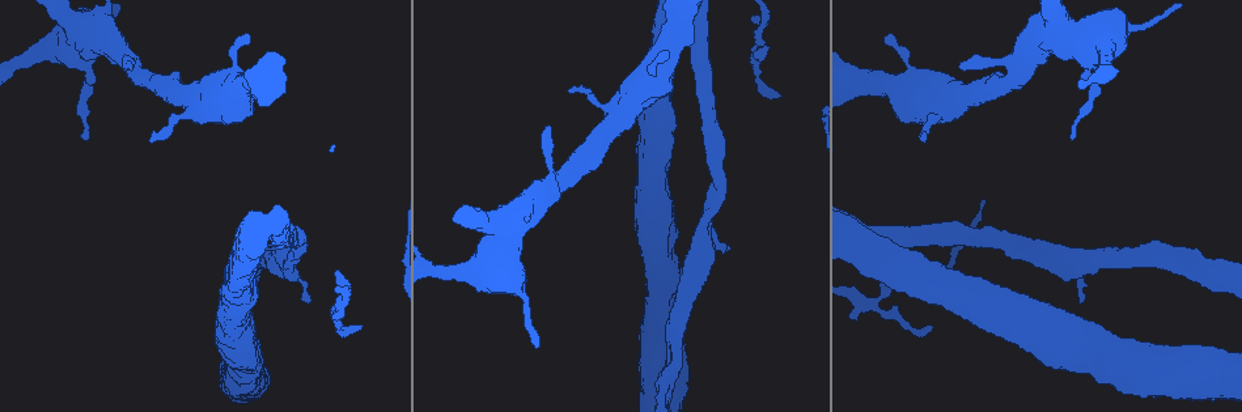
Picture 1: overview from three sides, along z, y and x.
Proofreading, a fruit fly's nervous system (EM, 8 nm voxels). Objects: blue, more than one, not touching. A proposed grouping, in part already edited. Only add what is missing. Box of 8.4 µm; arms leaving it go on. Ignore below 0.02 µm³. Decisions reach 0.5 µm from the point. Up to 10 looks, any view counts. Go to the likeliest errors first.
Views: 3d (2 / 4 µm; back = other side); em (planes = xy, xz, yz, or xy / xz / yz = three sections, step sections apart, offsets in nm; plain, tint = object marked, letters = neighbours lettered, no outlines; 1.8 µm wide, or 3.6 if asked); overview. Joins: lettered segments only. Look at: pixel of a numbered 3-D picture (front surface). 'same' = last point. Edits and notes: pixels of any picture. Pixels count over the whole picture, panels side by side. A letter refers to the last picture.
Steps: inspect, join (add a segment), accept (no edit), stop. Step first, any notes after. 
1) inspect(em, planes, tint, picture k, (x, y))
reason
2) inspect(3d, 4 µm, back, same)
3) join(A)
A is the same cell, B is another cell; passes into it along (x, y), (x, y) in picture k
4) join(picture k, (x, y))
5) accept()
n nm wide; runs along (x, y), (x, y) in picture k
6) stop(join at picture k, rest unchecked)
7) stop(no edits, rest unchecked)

inspect(em, planes, letters, picture 1, (757, 53))
an open end

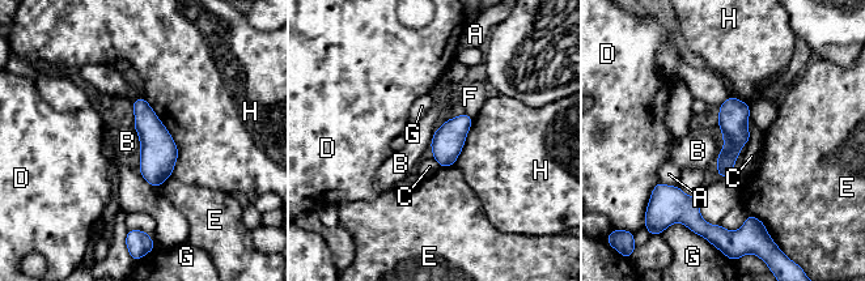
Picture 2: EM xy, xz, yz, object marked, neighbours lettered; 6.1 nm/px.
accept()
180 nm wide; A, B, C, D, E, F, G and H are other cells; border along (134, 128), (139, 137), (139, 150) in picture 2; no lettered segment goes on from it

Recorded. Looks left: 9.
inspect(em, yz, step 8, tint, picture 1, (959, 63))
an open end

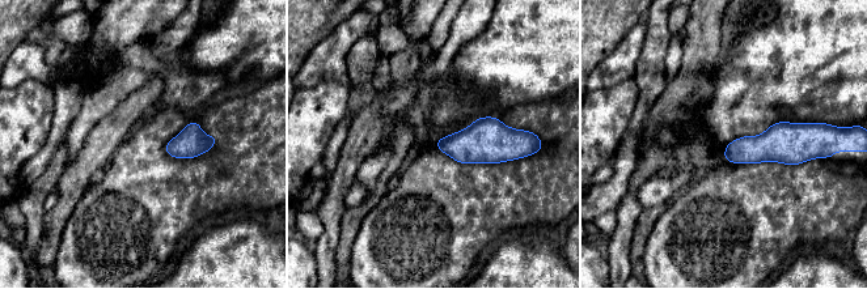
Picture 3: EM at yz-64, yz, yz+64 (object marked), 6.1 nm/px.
inspect(em, planes, letters, same)

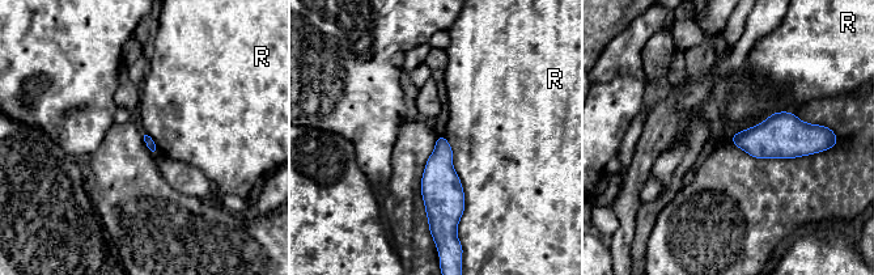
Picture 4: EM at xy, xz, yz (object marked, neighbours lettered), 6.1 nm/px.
accept()
R is another cell; none of them fits

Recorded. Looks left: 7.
inspect(em, 3.6 µm, yz, step 8, letters, picture 1, (1073, 137))
thin end

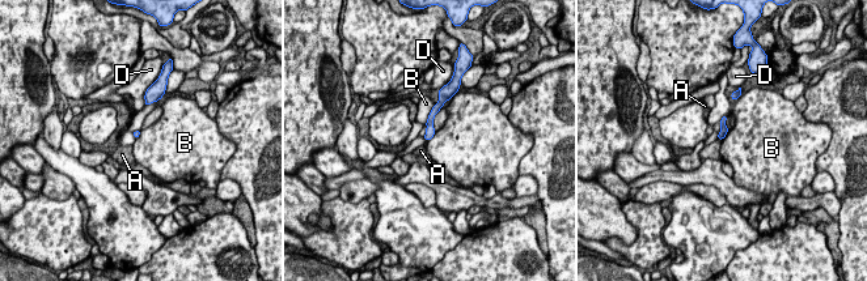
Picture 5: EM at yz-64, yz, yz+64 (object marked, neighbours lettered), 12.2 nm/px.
accept()
90 nm wide; A, B and D are other cells; border along (435, 103), (424, 123) in picture 5; no lettered segment goes on from it

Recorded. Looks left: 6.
inspect(em, xz, step 8, letters, picture 1, (1082, 298))
an open end

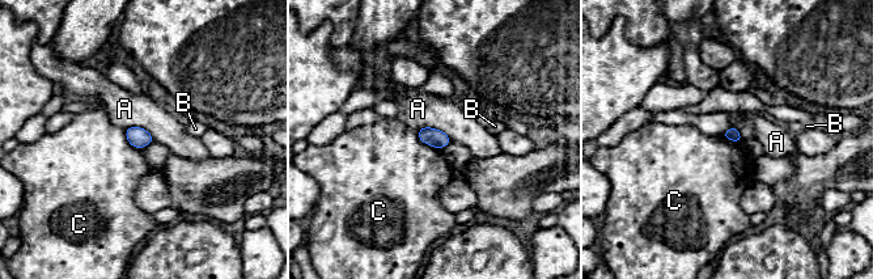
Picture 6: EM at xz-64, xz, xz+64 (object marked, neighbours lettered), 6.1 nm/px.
accept()
A, B and C are other cells; border along (416, 132), (424, 143), (440, 149) in picture 6; none of them fits

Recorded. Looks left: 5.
stop(no edits, rest unchecked)

